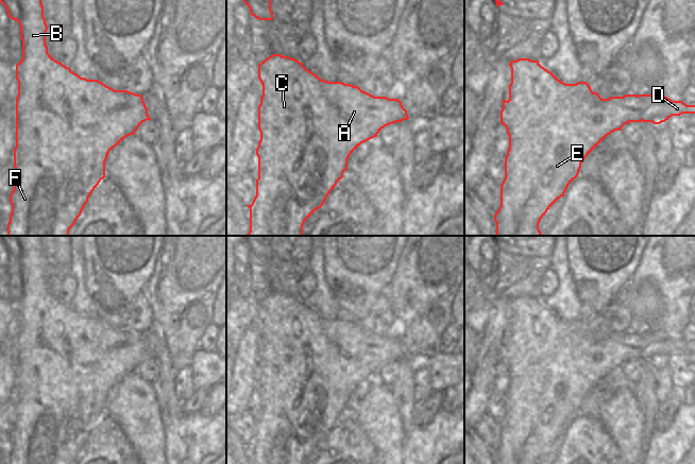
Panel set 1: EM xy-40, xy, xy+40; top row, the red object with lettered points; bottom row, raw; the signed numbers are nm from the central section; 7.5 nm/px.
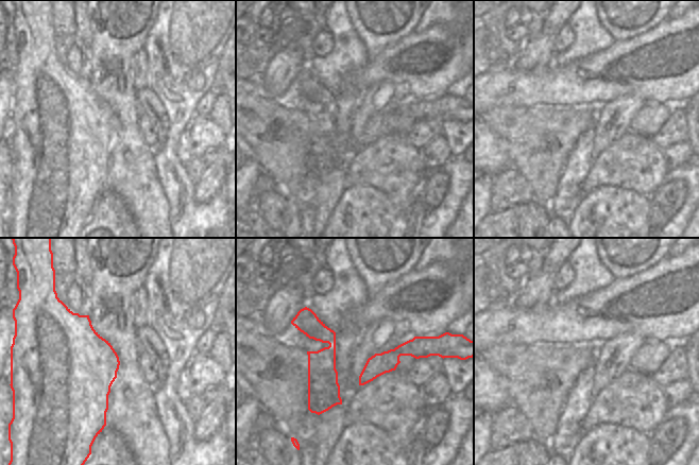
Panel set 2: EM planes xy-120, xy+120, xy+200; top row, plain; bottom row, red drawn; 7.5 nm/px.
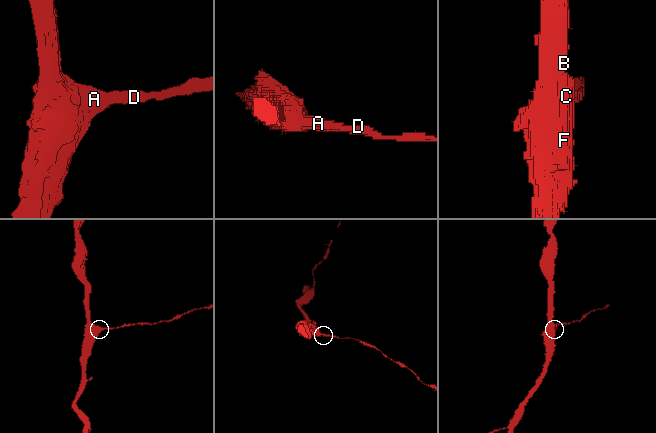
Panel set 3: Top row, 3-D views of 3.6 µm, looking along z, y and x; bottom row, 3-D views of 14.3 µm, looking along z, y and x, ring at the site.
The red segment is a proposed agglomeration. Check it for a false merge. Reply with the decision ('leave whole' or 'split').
leave whole

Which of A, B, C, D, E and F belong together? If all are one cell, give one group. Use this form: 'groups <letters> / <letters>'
groups A B C D E F

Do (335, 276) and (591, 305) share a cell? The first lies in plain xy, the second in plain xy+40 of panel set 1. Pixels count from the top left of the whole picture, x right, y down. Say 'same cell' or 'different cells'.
same cell

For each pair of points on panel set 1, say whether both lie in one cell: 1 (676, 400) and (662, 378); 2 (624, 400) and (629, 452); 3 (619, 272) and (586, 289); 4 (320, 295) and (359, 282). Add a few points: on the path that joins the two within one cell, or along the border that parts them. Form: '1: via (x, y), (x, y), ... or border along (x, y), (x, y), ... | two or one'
1: border along (674, 389), (660, 402) | two
2: via (624, 413), (624, 424), (629, 440) | one
3: via (610, 274), (600, 275), (594, 281) | one
4: border along (324, 268), (324, 279), (336, 302), (337, 316) | two

